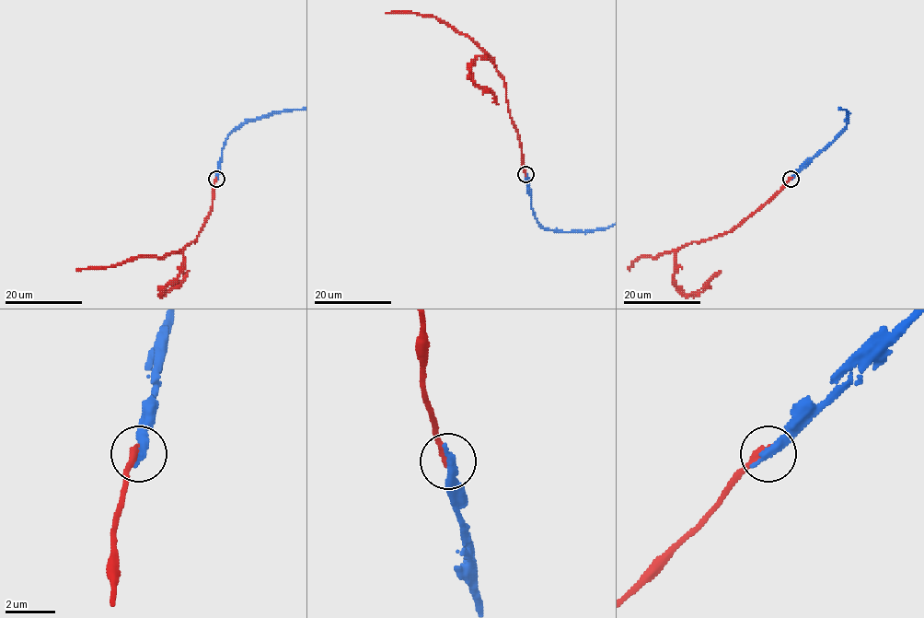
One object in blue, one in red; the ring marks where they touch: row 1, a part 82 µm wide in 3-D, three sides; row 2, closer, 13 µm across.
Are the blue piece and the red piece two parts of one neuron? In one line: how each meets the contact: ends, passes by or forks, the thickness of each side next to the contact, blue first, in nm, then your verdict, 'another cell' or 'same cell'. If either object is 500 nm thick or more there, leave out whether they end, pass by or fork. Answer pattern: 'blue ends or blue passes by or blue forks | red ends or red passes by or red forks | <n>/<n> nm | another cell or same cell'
blue ends | red ends | 420/320 nm | another cell

